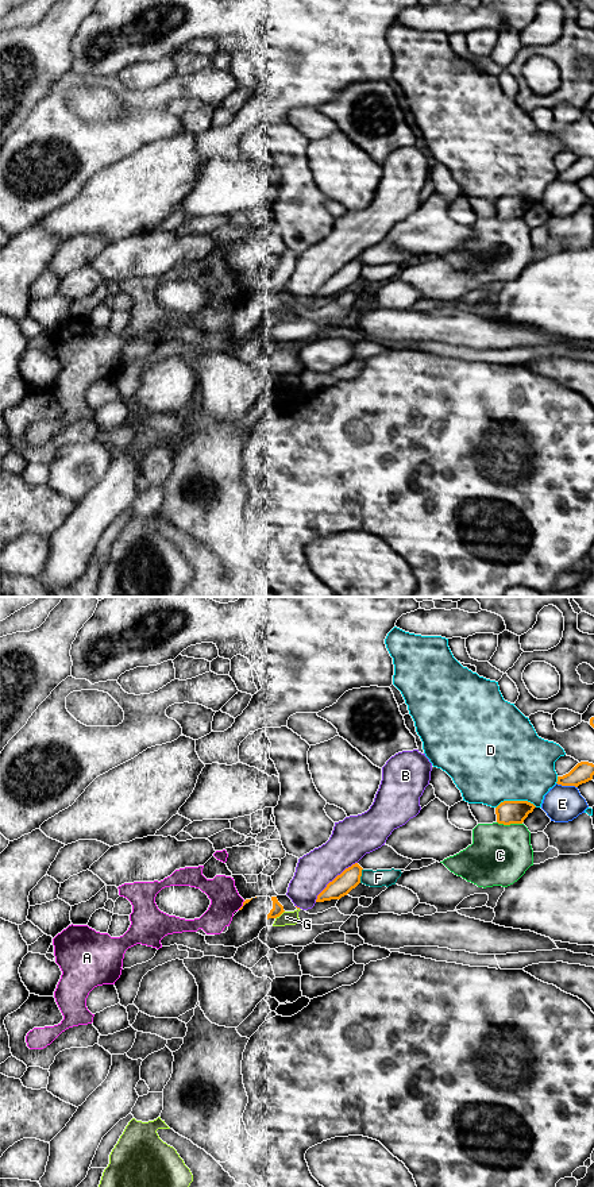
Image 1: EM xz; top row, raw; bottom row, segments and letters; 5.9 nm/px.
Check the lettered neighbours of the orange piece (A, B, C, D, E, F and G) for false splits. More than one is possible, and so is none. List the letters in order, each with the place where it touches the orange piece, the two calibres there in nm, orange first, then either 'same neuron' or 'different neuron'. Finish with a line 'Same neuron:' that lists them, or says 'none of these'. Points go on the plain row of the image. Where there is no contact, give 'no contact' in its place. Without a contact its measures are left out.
A: xz (243, 300) | 20/180 nm | different neuron
B: xz (335, 273) | 120/240 nm | different neuron
C: xz (509, 219) | 140/360 nm | different neuron
D: xz (516, 196) | 140/480 nm | different neuron
E: xz (567, 180) | 120/220 nm | different neuron
F: xz (361, 270) | 120/100 nm | different neuron
G: xz (280, 309) | 70/80 nm | different neuron
Same neuron: none of these

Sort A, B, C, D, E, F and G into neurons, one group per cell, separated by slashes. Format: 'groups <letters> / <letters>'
groups A F / B G / C / D / E

